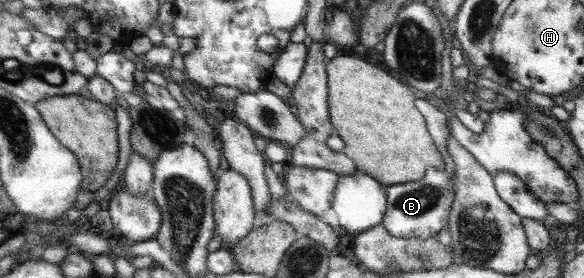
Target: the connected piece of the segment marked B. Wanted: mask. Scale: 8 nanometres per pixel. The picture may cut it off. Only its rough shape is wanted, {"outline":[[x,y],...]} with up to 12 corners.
{"outline":[[456,176],[386,186],[382,225],[397,238],[437,237],[448,225]]}

